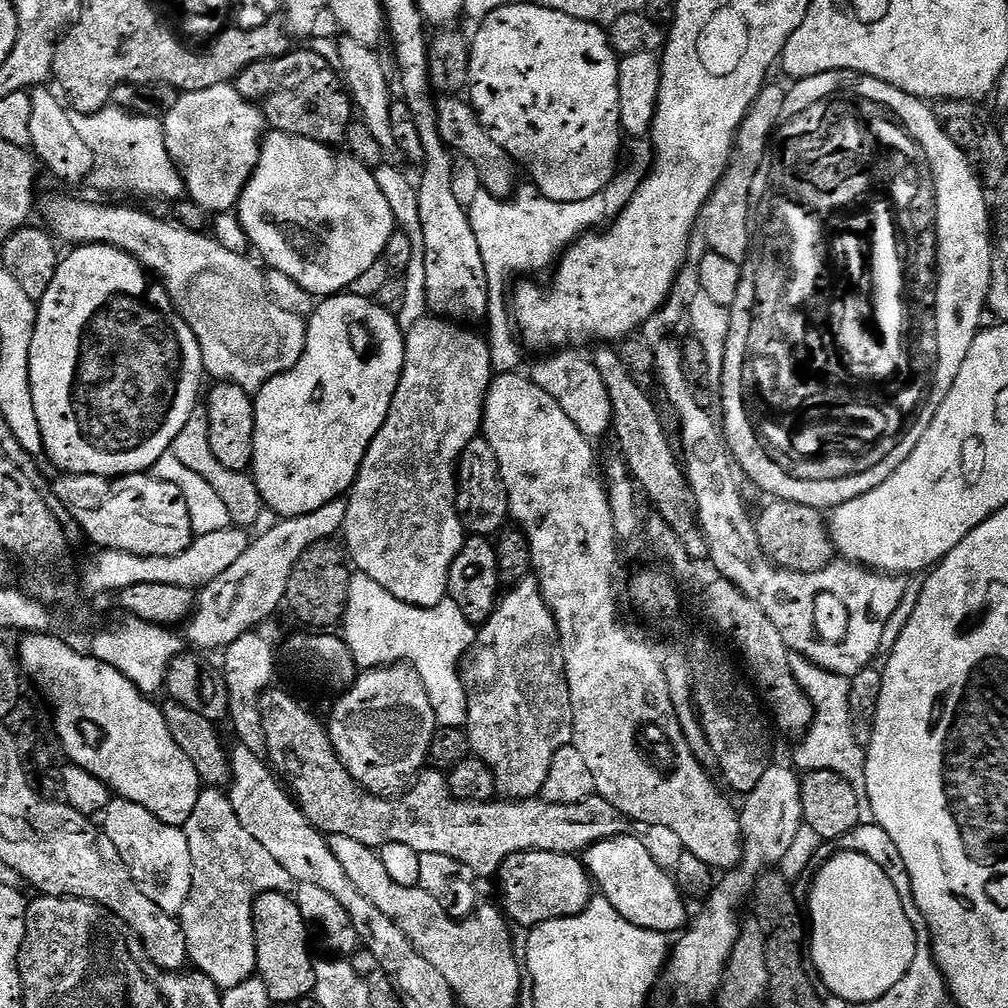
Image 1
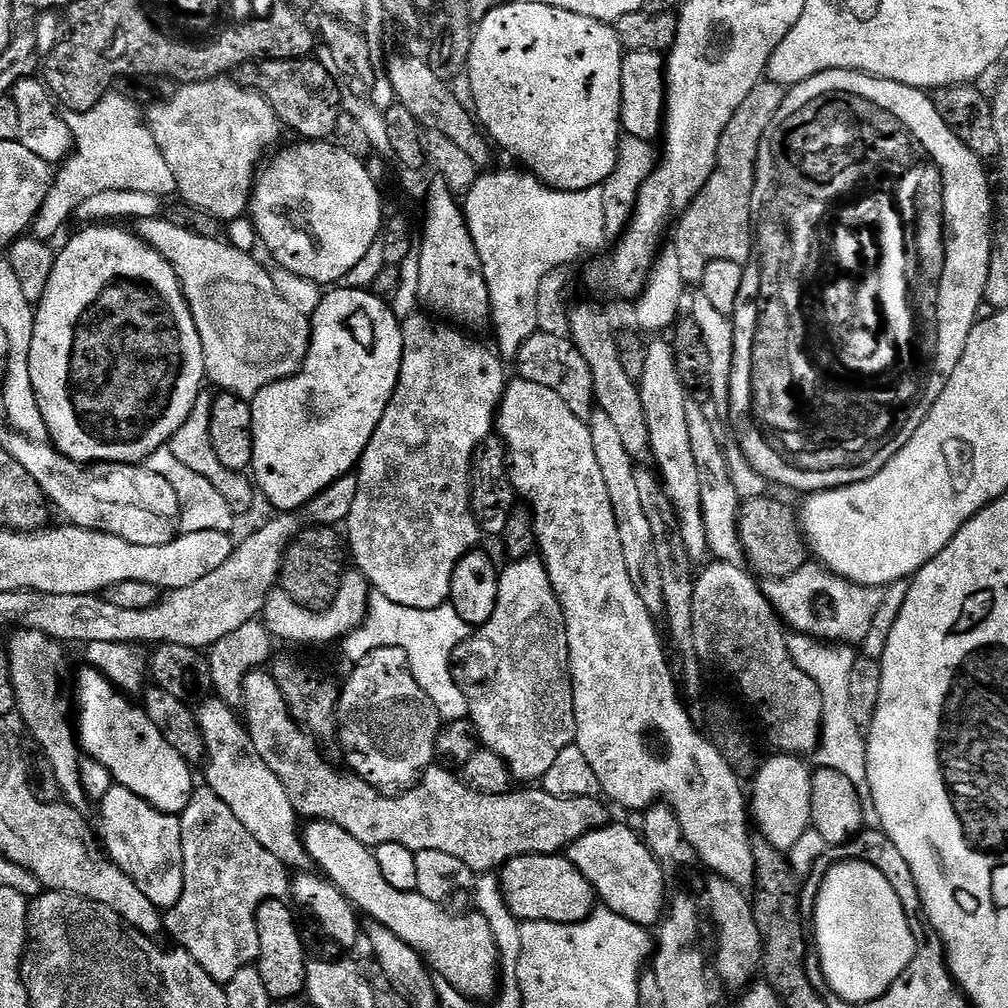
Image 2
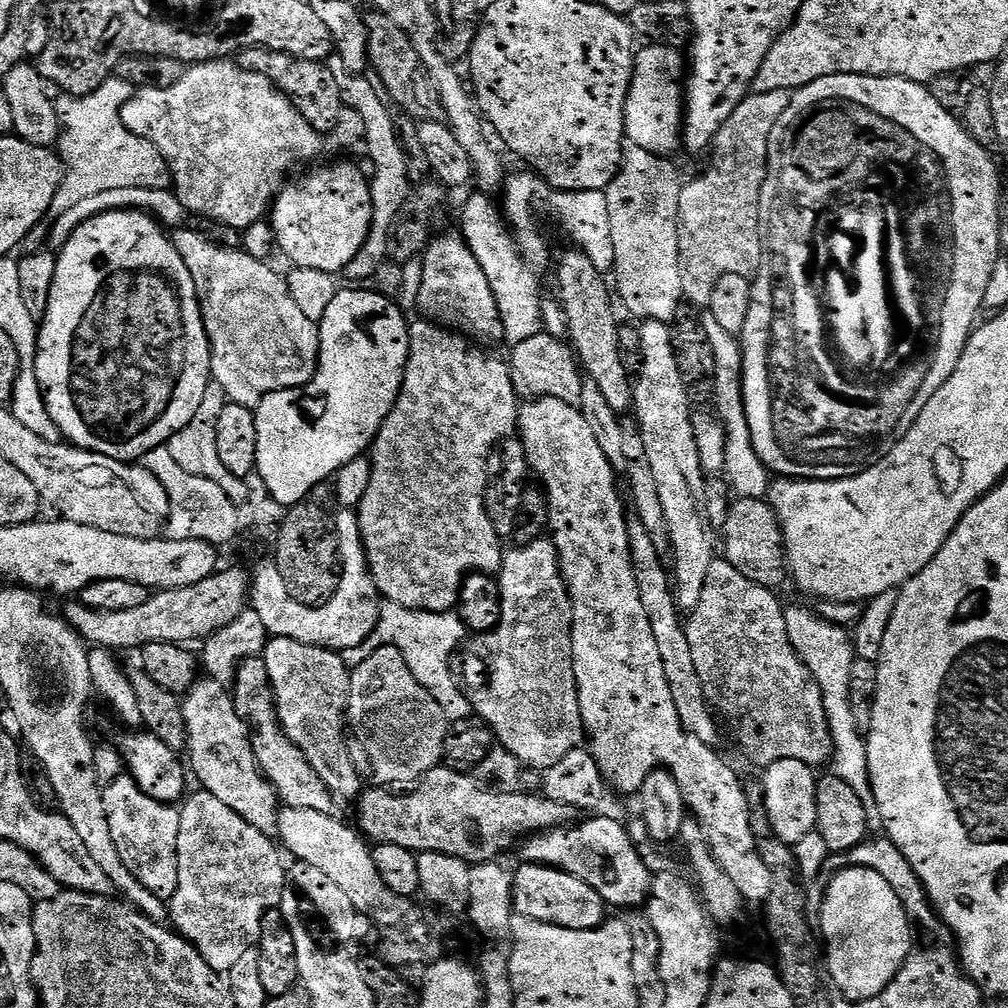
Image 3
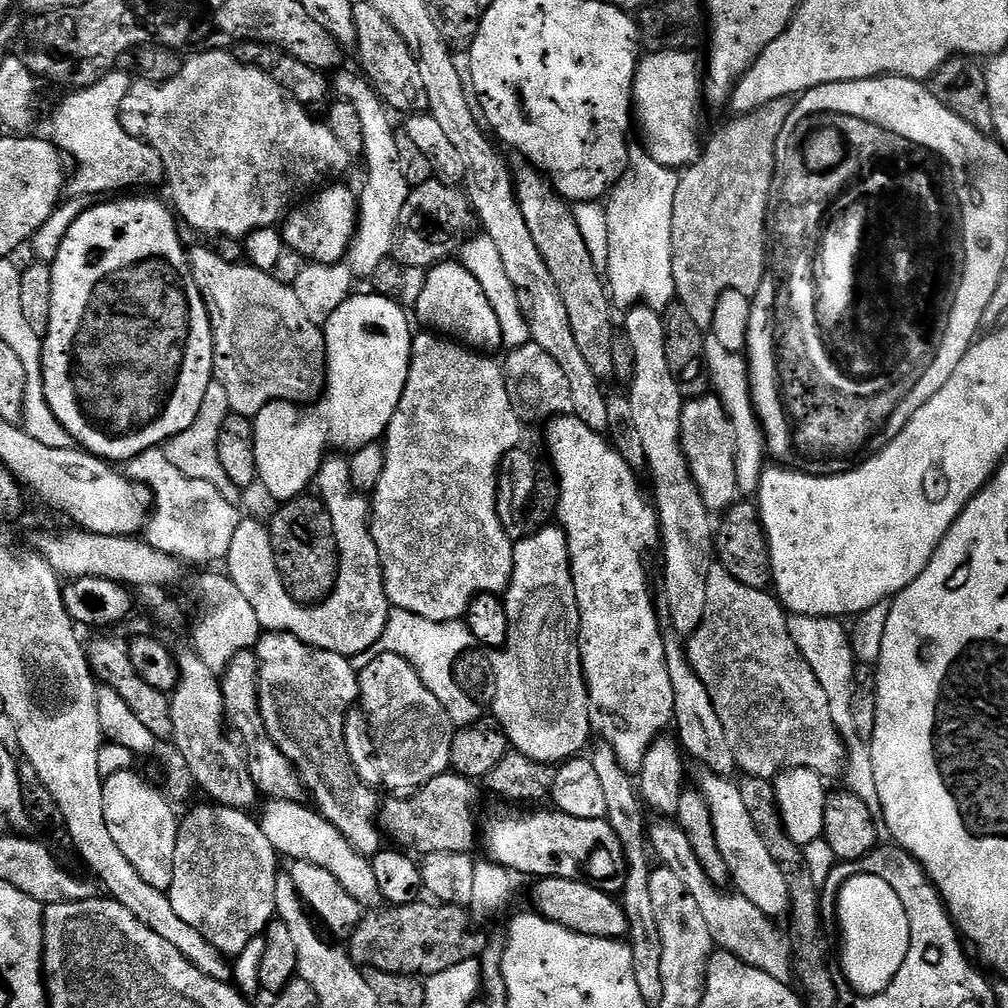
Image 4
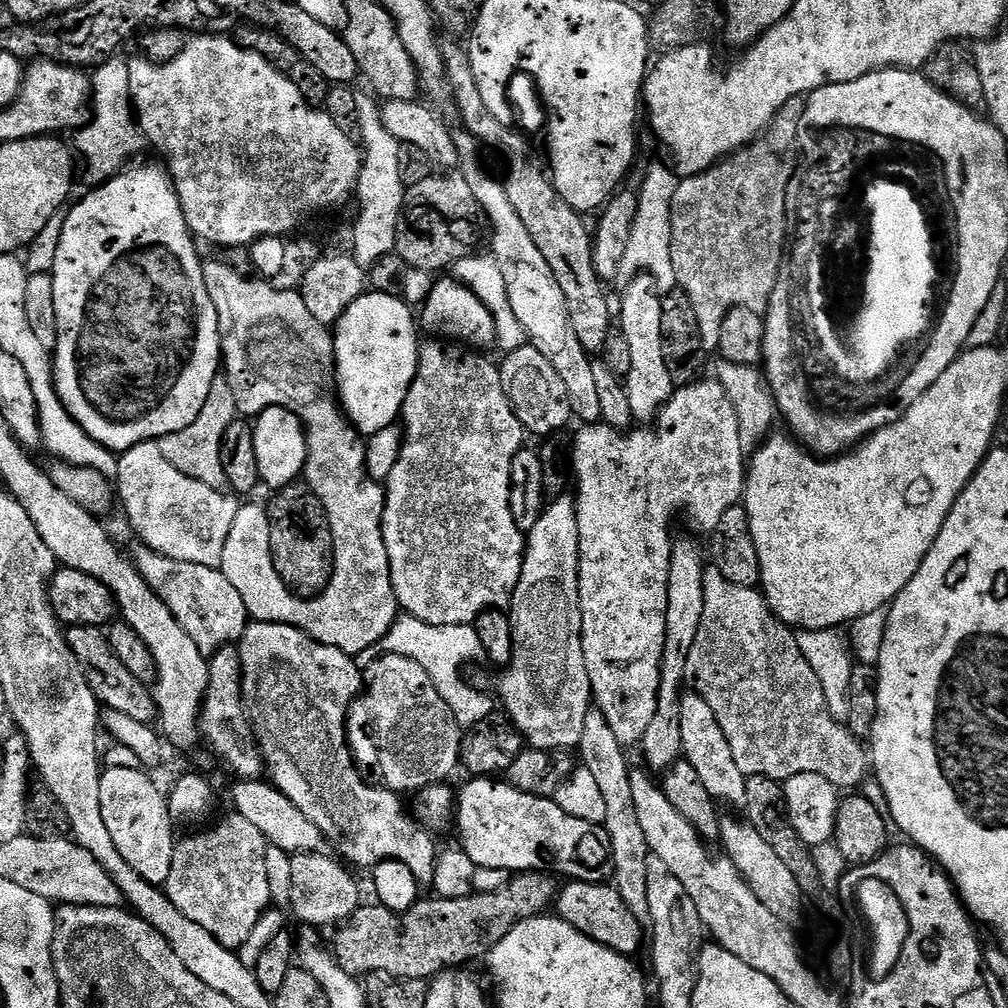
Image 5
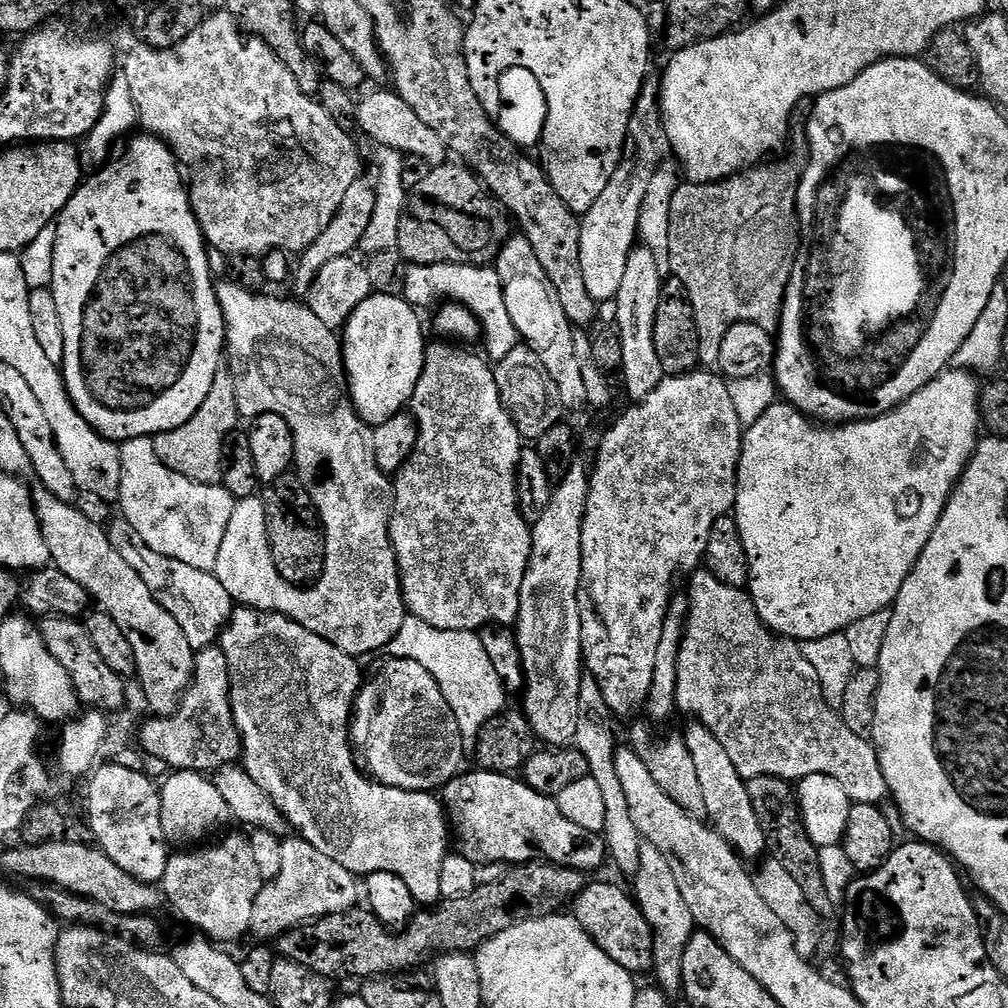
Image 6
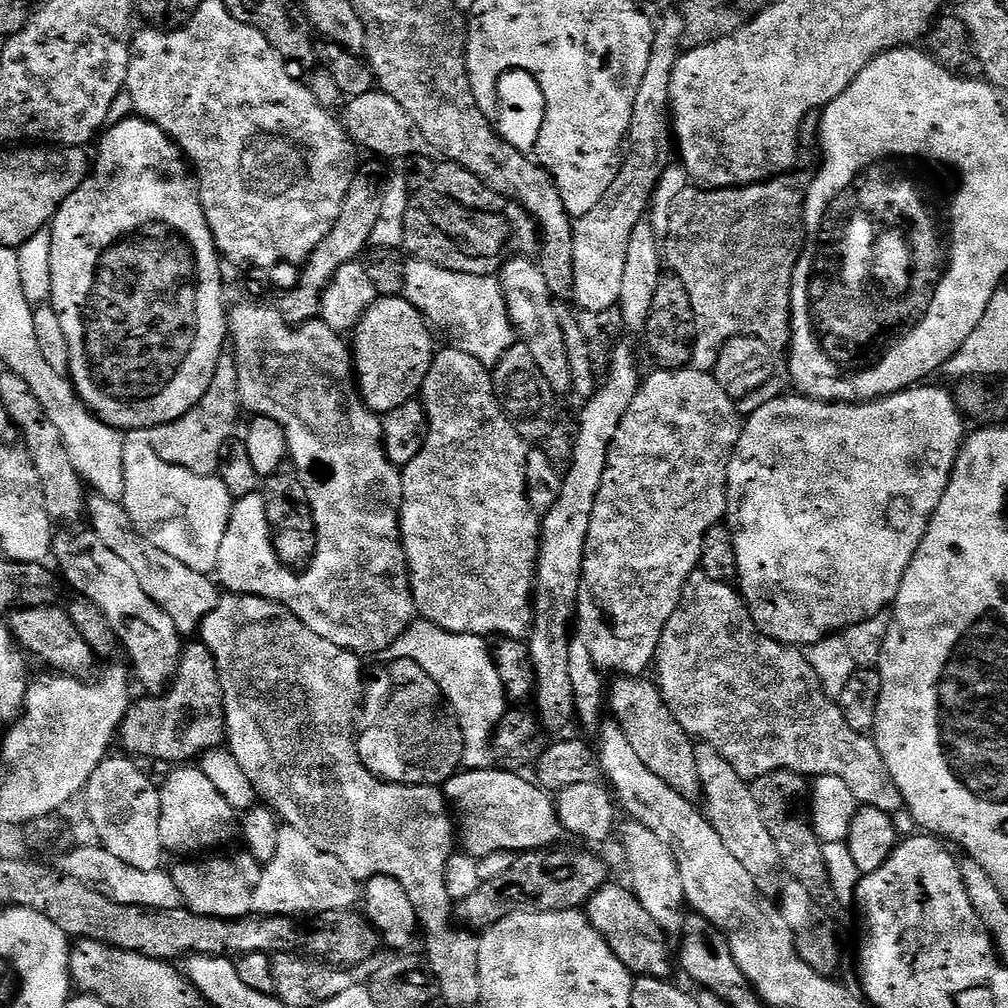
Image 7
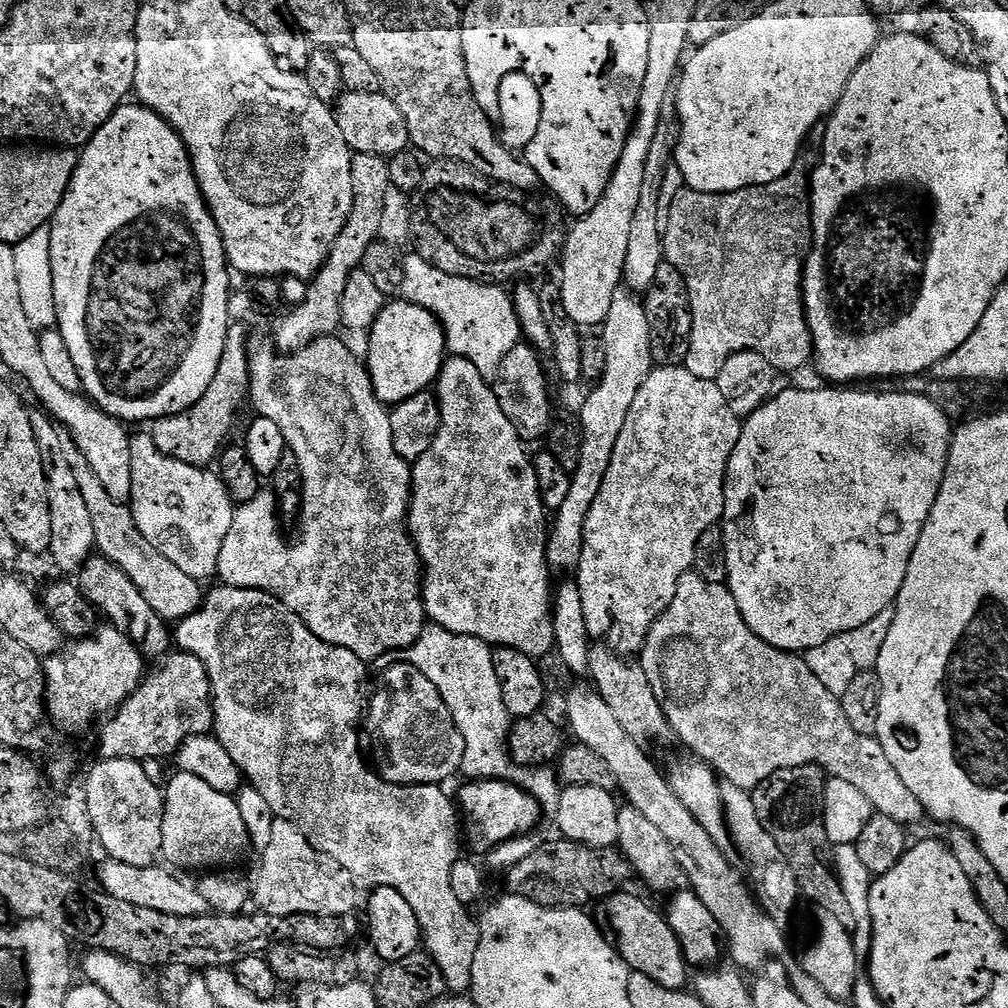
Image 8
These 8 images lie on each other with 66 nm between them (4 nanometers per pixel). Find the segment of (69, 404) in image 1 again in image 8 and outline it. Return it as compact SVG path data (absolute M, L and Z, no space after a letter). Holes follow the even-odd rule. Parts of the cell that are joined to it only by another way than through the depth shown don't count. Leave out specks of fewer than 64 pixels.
M128 102L117 108L115 114L98 130L98 134L94 134L91 142L84 145L79 153L79 158L80 161L74 170L70 186L66 190L66 198L62 198L62 206L56 212L56 217L52 219L50 225L52 230L50 234L50 258L52 259L52 269L54 270L56 323L62 338L66 342L66 350L70 350L70 358L74 358L74 367L78 370L78 378L80 379L83 395L87 396L103 412L110 414L121 422L129 422L128 420L151 422L163 416L173 416L179 412L184 412L190 406L194 406L194 402L198 402L198 398L202 398L202 394L206 394L206 386L210 386L210 382L214 382L214 374L218 374L218 362L222 362L222 350L226 346L226 334L228 333L228 325L230 323L230 317L228 317L228 272L230 273L230 265L227 256L224 255L224 243L220 237L218 226L210 214L208 204L204 201L204 195L200 193L200 187L192 169L192 160L188 156L188 147L184 145L182 138L159 114L150 111L149 108L144 107L139 102Z

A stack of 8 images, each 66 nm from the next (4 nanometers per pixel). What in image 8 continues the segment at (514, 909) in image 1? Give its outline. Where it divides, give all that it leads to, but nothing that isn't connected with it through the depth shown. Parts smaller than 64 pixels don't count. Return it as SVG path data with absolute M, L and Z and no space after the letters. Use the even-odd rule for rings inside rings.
M632 890L616 892L603 901L603 908L608 915L608 924L612 927L610 936L614 947L631 971L646 974L646 978L658 982L658 986L666 986L666 990L684 990L689 987L688 959L685 958L682 946L674 930L668 925L663 911L655 912L642 897L635 896Z

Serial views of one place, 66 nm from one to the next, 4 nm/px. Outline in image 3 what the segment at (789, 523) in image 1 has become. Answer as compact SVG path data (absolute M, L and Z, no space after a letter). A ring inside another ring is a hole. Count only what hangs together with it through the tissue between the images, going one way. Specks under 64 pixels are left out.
M754 498L733 499L728 505L725 524L722 527L723 559L738 570L750 582L758 582L758 586L779 589L779 584L786 580L786 557L784 554L784 535L780 529L780 521L776 518L771 503L767 499Z

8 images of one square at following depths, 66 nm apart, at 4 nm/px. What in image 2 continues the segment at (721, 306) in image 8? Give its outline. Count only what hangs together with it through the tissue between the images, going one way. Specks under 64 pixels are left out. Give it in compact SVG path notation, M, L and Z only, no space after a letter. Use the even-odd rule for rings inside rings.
M765 78L758 86L754 86L754 90L750 90L746 102L734 110L734 118L730 118L730 126L726 126L722 134L715 170L710 174L704 189L674 224L674 247L684 281L700 281L712 262L725 260L744 266L752 257L754 237L750 206L756 181L756 163L764 141L761 133L765 133L766 126L774 122L774 116L782 107L785 91L785 85L775 84Z

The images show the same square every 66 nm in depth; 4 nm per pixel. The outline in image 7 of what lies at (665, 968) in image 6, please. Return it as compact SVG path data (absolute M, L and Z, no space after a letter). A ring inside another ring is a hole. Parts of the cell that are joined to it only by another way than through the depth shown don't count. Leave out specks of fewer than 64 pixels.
M629 819L624 828L624 860L628 863L627 883L632 893L642 902L642 906L658 922L658 926L666 934L680 934L683 930L686 917L686 901L684 899L684 887L682 886L682 870L678 870L678 862L666 846L661 842L658 834L646 830L642 822Z

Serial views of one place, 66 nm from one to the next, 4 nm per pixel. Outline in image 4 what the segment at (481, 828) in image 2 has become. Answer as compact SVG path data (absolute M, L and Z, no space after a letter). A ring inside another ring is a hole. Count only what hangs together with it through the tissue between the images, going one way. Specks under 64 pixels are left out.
M255 651L234 654L230 666L222 673L220 689L224 699L224 715L227 723L236 727L235 735L242 741L242 747L248 758L248 769L254 778L257 789L265 792L265 797L274 800L303 801L306 796L304 781L300 779L295 766L288 761L286 754L268 737L266 726L260 713L260 694L258 691L258 673L260 663ZM451 770L436 776L411 794L404 794L401 800L383 801L378 812L378 820L383 831L408 844L417 844L421 853L467 852L478 844L478 824L476 828L476 788L477 785L466 777Z

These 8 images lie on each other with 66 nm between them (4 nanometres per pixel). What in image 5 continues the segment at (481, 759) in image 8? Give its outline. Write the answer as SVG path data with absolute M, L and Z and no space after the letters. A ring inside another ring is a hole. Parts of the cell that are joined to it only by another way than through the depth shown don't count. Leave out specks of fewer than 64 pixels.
M404 614L377 642L375 651L380 654L405 656L418 662L418 666L422 666L422 670L430 674L430 682L434 682L438 694L442 694L446 706L450 706L461 729L472 728L474 722L482 722L482 718L493 712L494 700L492 704L486 693L479 692L474 685L468 684L467 678L464 677L464 664L470 663L475 656L482 653L482 642L478 642L478 634L473 625L430 626L418 618Z

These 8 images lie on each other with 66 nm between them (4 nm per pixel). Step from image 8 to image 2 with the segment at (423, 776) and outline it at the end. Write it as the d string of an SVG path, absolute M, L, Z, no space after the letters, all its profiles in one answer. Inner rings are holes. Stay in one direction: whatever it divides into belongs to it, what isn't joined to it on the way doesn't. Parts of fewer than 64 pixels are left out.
M383 648L377 652L371 652L366 659L359 661L355 665L356 668L348 676L348 681L343 681L340 690L340 708L336 712L336 722L338 725L338 745L344 751L344 760L349 764L351 771L359 776L361 780L372 788L379 788L381 790L404 790L409 786L417 783L418 777L428 768L433 767L436 758L436 739L442 727L442 721L438 710L434 706L434 702L430 702L430 698L426 694L426 690L422 690L422 686L418 686L418 682L412 673L412 667L408 661L408 655L397 648Z

